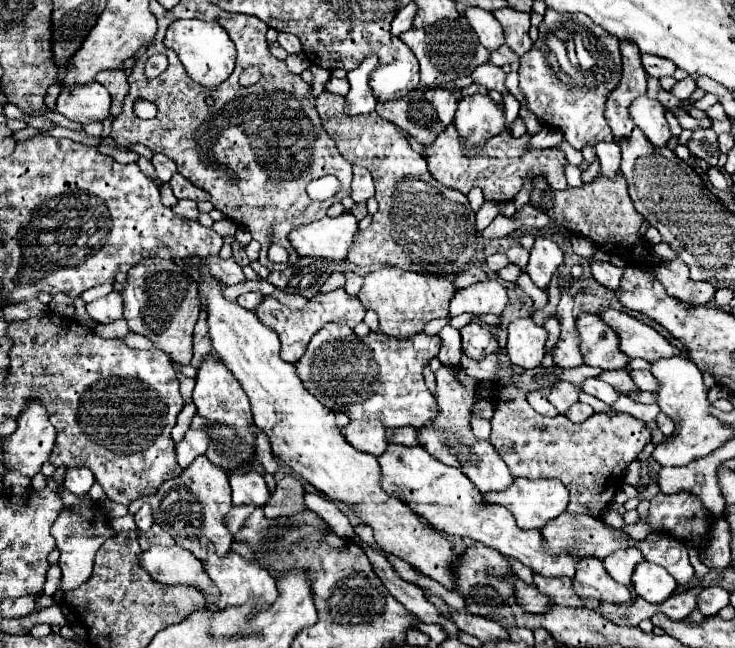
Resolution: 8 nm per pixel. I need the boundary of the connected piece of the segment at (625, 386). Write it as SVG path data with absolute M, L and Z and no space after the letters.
M623 369L623 371L603 371L603 373L599 375L599 379L607 381L615 391L619 391L619 393L623 393L623 395L639 393L639 391L637 391L637 385L633 383L631 375L629 375L625 369Z

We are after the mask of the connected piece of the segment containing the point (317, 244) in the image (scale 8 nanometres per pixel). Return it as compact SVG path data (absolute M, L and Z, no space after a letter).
M343 213L339 217L323 217L315 223L303 225L301 229L295 229L289 233L289 241L303 257L343 261L357 231L357 219L351 213Z

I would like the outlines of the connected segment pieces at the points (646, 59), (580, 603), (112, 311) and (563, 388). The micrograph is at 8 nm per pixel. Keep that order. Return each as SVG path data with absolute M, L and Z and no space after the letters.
M641 55L641 61L643 61L643 67L645 71L651 75L651 77L665 77L665 75L673 75L675 73L675 65L673 61L669 59L663 59L663 57L657 57L657 55Z
M535 575L535 585L541 593L545 593L553 603L563 605L563 607L585 607L585 609L597 609L599 603L593 599L581 599L575 589L573 589L573 581L569 577L541 577Z
M111 291L109 295L87 303L87 313L97 323L111 323L115 319L121 319L123 315L121 295L117 291Z
M559 381L559 385L551 387L551 393L547 395L547 399L555 405L559 413L567 413L571 405L579 401L579 393L581 393L581 387L567 383L567 381Z

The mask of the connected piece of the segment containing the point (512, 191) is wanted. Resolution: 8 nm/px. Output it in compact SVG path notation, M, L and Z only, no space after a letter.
M451 125L449 129L445 129L445 133L441 133L435 139L435 145L425 147L425 157L429 161L429 173L439 183L457 189L461 193L469 193L473 185L479 185L483 189L485 199L493 201L511 201L519 193L527 173L531 177L543 173L553 189L565 189L565 173L563 173L565 155L555 147L537 151L537 149L525 149L525 145L527 145L527 133L519 139L511 137L511 133L503 133L493 137L489 143L481 145L481 153L473 153L473 157L469 157L469 153L461 153L457 131Z

